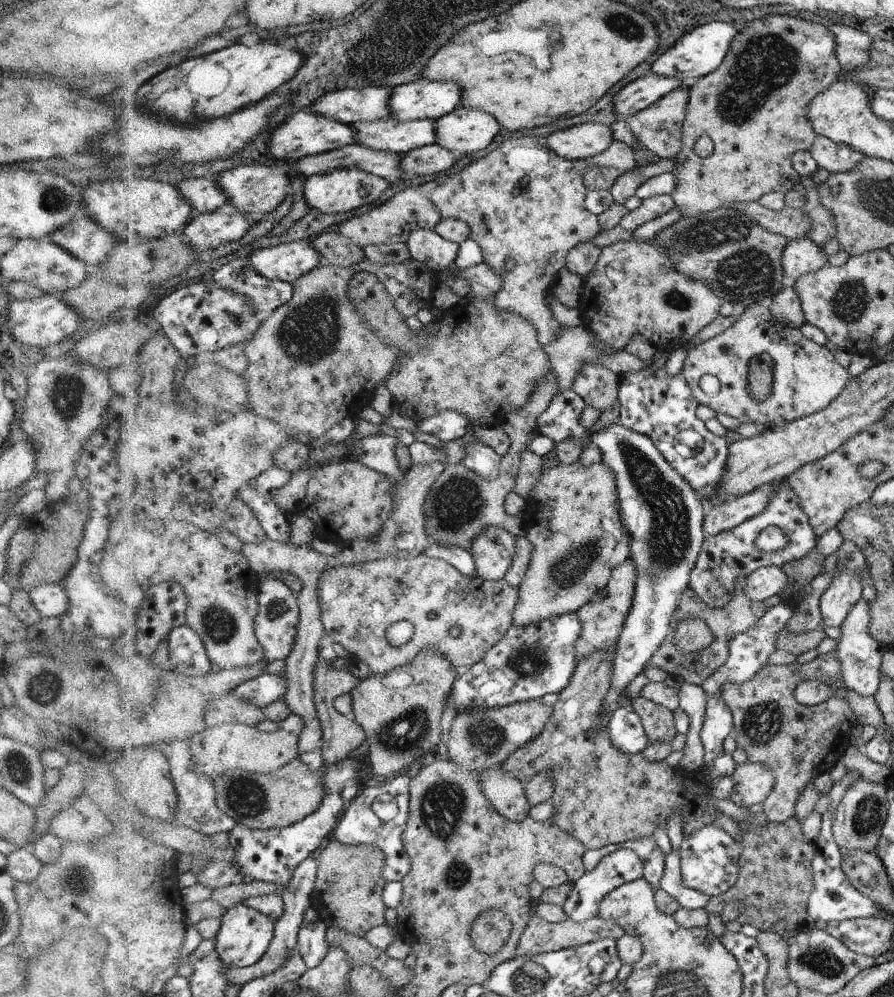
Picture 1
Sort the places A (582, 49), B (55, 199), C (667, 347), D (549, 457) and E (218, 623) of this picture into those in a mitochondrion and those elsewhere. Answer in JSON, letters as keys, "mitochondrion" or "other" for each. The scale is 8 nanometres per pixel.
{"A":"other","B":"mitochondrion","C":"other","D":"other","E":"mitochondrion"}

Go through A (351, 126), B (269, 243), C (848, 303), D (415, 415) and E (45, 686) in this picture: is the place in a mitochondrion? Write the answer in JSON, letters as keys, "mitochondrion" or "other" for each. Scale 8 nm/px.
{"A":"other","B":"other","C":"mitochondrion","D":"other","E":"mitochondrion"}

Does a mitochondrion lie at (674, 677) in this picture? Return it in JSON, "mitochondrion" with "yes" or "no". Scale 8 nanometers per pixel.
{"mitochondrion":"no"}

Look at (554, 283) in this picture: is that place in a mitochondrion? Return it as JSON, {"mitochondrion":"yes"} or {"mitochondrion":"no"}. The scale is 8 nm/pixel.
{"mitochondrion":"no"}

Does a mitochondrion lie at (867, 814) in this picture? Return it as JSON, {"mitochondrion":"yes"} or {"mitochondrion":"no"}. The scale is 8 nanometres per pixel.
{"mitochondrion":"yes"}

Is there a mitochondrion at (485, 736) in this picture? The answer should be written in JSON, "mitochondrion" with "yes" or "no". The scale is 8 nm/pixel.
{"mitochondrion":"yes"}

